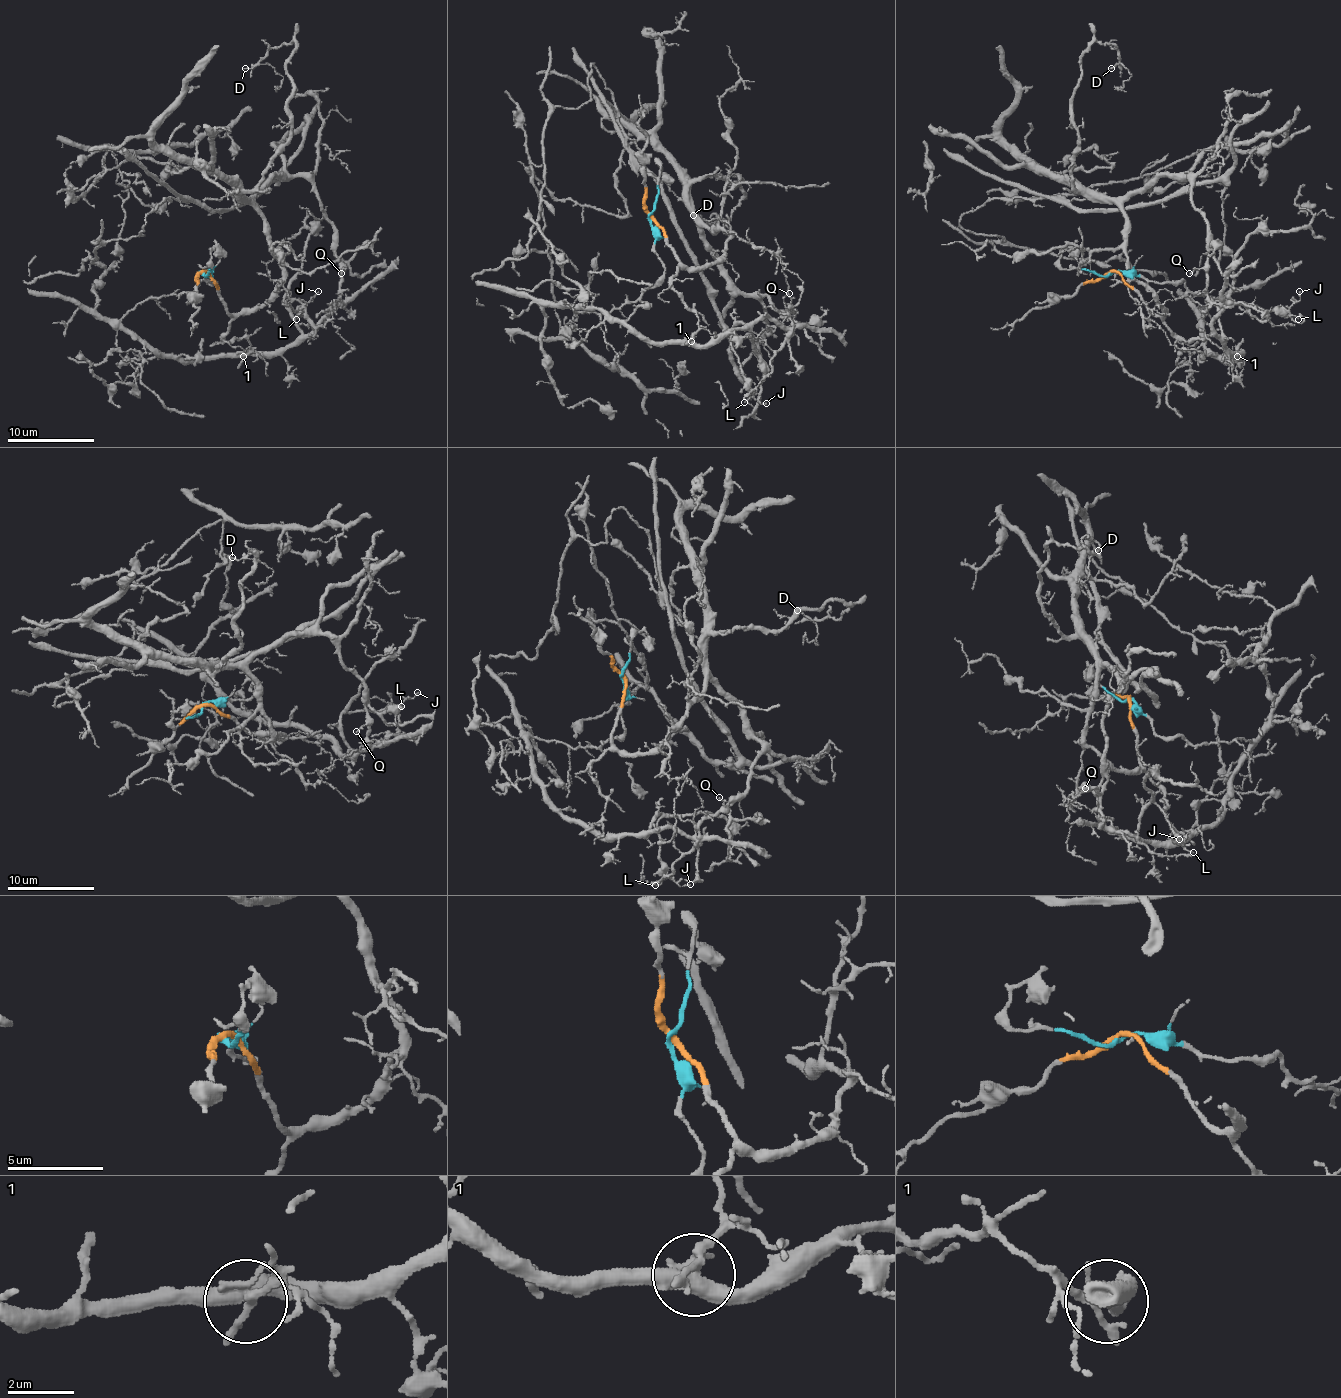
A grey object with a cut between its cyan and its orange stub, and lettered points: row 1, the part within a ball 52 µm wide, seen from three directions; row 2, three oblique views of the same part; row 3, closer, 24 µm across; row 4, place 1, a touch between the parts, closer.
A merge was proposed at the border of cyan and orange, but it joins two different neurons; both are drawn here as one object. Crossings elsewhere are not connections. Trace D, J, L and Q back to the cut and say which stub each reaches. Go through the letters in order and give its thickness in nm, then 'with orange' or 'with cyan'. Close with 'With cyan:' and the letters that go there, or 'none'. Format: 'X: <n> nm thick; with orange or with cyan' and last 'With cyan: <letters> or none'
D: 140 nm thick; with orange
J: 120 nm thick; with cyan
L: 90 nm thick; with cyan
Q: 110 nm thick; with orange
With cyan: J, L

